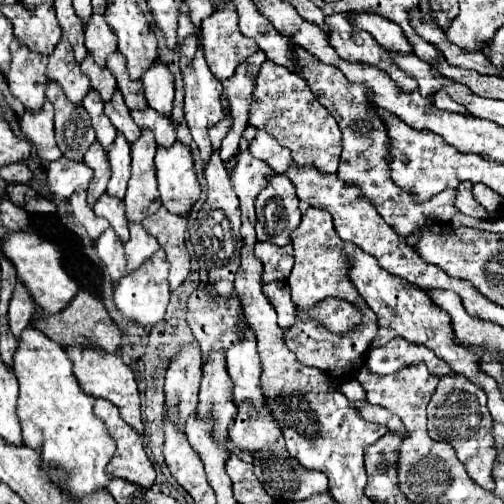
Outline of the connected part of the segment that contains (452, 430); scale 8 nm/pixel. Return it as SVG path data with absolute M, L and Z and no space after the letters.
M458 374L442 376L428 404L428 434L432 440L444 440L456 450L458 460L464 464L468 476L480 488L488 492L494 490L492 466L496 460L496 450L492 440L492 416L486 406L486 396L480 388Z

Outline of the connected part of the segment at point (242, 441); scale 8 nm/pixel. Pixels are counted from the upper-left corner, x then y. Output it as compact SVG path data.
M242 404L238 408L238 416L230 424L230 440L238 450L256 454L262 446L280 442L282 430L268 408L264 408L262 414L256 414L250 406Z

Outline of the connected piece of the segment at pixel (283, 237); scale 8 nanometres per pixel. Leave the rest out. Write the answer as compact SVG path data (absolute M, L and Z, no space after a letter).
M272 176L256 198L256 238L258 242L290 244L290 234L300 224L300 208L294 184L286 176Z

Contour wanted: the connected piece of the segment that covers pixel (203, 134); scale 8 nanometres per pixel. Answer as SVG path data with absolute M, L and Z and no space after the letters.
M196 52L190 68L184 66L180 68L182 76L184 76L184 112L186 112L186 122L188 128L192 132L192 138L200 150L200 158L202 158L202 168L208 164L208 156L210 156L210 140L208 140L208 128L212 128L214 124L218 124L224 118L224 108L220 104L220 96L222 96L222 84L216 82L216 78L212 76L212 72L208 70L208 64L204 60L202 52Z

